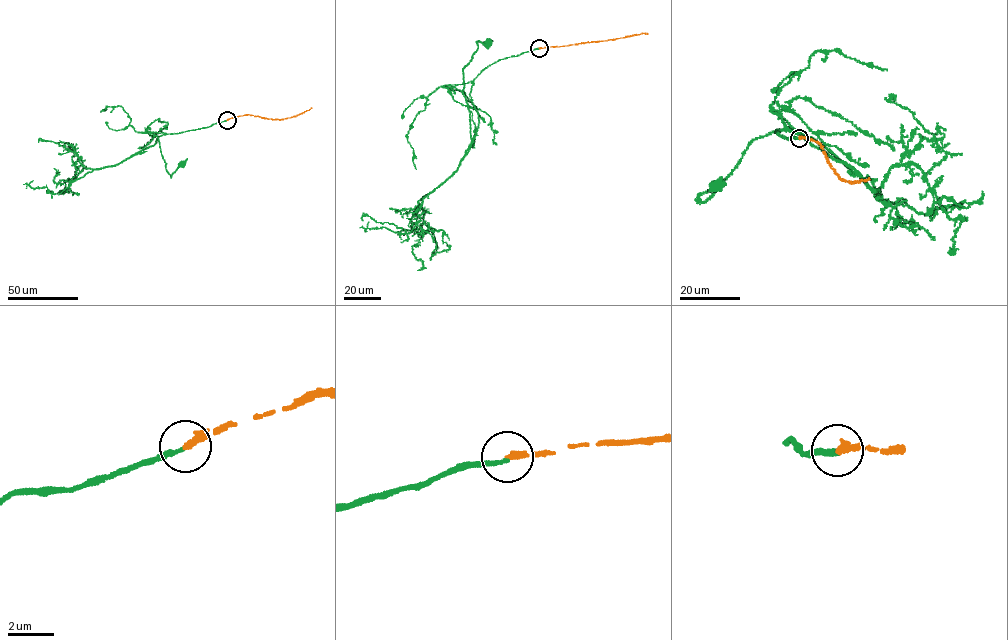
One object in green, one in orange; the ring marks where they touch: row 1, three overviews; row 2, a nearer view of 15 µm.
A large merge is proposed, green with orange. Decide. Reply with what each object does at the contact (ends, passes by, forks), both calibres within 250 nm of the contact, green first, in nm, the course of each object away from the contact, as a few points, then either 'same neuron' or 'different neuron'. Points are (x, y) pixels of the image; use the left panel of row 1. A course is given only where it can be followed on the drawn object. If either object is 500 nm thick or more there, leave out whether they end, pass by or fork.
green ends | orange ends | 170/240 nm | green via (227, 120), (207, 127), (166, 133), (158, 136), (153, 145), (138, 152), (154, 135), (171, 177), (182, 163) | orange via (227, 120), (249, 114), (283, 119), (312, 107) | different neuron

